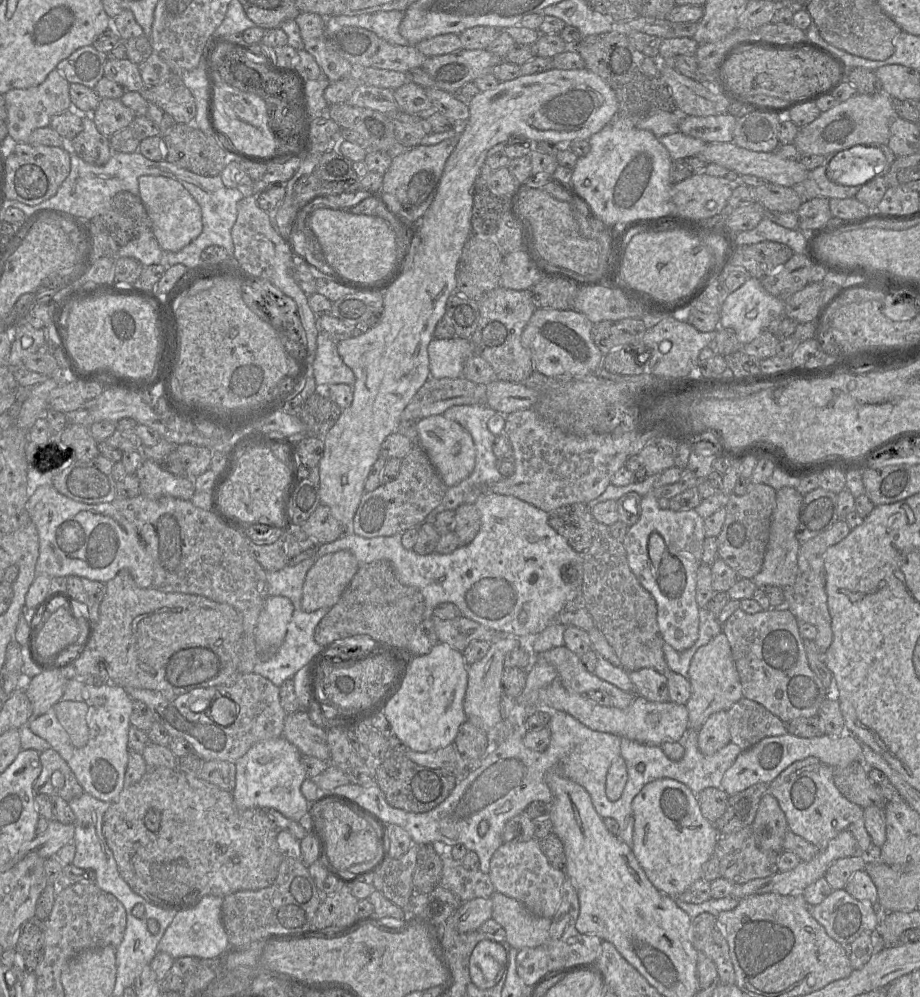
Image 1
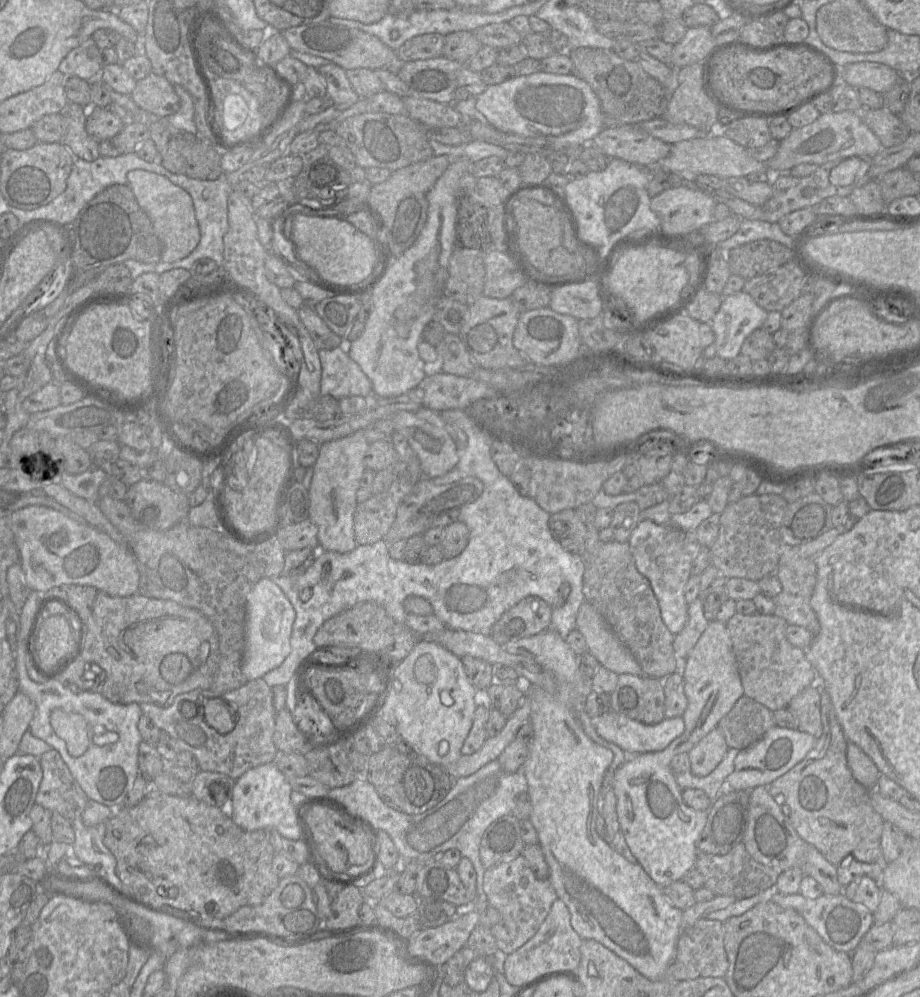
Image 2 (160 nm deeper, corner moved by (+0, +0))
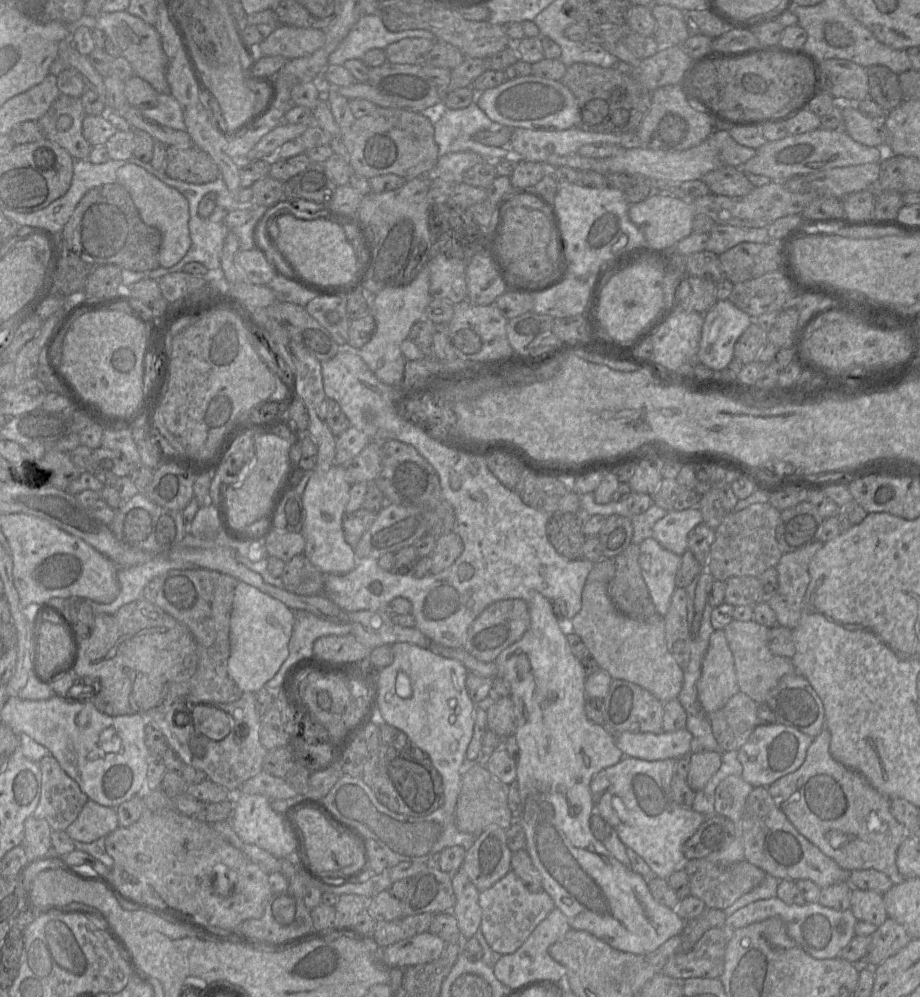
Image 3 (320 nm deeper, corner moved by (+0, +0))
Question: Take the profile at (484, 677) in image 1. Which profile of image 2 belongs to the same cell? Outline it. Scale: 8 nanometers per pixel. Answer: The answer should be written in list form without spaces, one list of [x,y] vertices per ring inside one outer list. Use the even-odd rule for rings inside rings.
[[[546,629],[533,636],[501,645],[514,655],[532,658],[550,672],[557,683],[557,692],[550,694],[538,686],[525,686],[530,702],[530,720],[533,735],[528,741],[528,756],[523,764],[528,784],[532,811],[530,822],[538,834],[538,844],[550,869],[549,881],[558,898],[568,907],[571,926],[582,939],[594,939],[626,960],[639,973],[652,981],[669,978],[669,967],[674,961],[681,935],[683,911],[674,907],[643,867],[620,855],[610,843],[601,838],[595,827],[597,800],[604,777],[609,769],[613,752],[592,741],[575,716],[574,709],[584,709],[590,688],[580,671],[578,657],[558,632]]]

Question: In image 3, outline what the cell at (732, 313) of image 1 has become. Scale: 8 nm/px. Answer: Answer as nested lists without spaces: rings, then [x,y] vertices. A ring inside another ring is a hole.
[[[729,299],[717,300],[704,315],[704,324],[697,356],[699,361],[714,370],[722,371],[734,358],[734,346],[754,318],[737,308]]]

